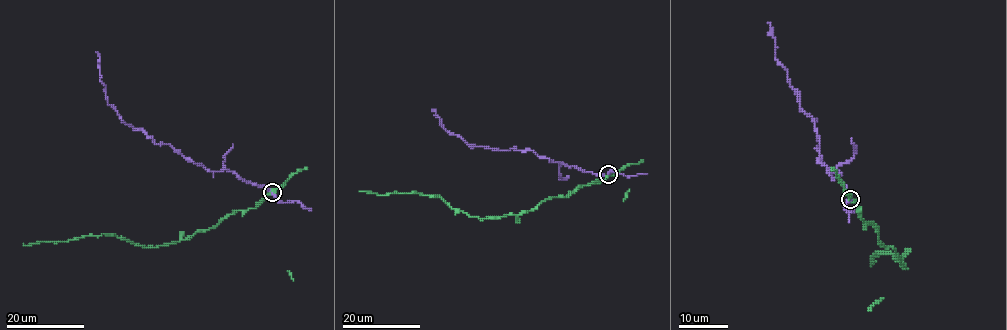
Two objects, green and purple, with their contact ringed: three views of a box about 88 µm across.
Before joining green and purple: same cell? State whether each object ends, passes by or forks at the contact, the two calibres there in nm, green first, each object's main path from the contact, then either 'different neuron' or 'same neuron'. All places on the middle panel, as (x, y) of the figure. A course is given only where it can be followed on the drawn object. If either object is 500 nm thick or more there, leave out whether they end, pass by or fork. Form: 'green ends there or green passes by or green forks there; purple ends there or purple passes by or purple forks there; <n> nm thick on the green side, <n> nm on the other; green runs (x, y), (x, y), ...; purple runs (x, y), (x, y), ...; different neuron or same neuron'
green passes by; purple passes by; 340 nm thick on the green side, 320 nm on the other; green runs (608, 174), (569, 196), (549, 198), (524, 213), (500, 217), (470, 216), (434, 196), (380, 196), (359, 191); purple runs (608, 174), (581, 170), (527, 149), (504, 151), (469, 145), (443, 127), (441, 119), (431, 109); different neuron

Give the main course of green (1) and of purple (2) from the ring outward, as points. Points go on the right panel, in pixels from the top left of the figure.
1: (849, 199), (905, 268), (892, 253), (878, 252), (870, 264)
2: (849, 199), (839, 174), (817, 160), (815, 120), (800, 108), (788, 71), (775, 58), (775, 38), (767, 22)

